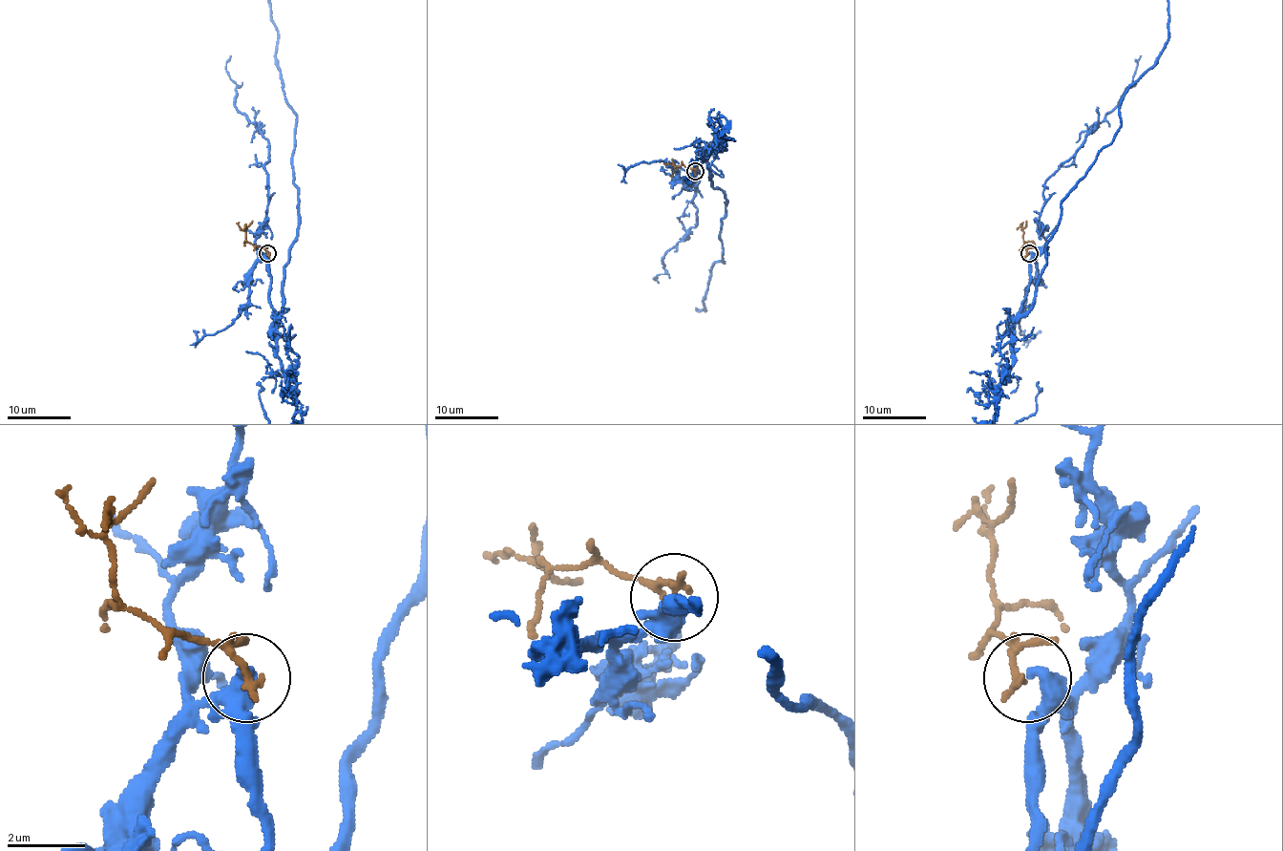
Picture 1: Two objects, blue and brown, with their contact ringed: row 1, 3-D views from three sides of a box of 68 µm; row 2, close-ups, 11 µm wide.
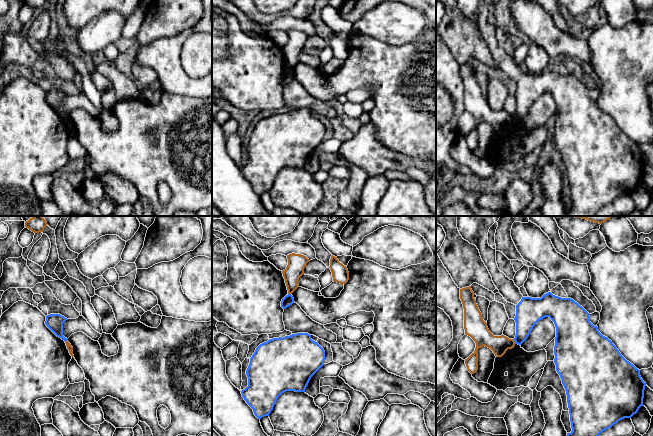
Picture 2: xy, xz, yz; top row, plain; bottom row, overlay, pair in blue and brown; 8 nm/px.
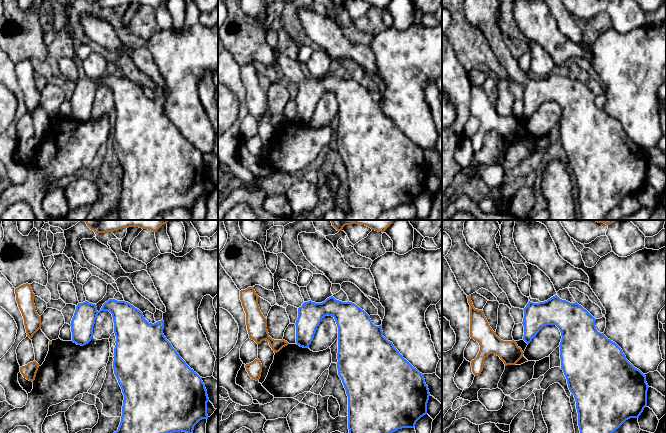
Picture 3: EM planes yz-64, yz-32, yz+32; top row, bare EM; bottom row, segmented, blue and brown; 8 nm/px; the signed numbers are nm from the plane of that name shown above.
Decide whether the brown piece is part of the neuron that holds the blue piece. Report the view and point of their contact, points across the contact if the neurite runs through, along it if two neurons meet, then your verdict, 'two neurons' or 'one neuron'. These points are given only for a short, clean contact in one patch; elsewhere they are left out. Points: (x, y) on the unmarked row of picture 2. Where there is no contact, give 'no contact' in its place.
contact yz (514, 116); border yz (513, 115), (516, 119); two neurons

